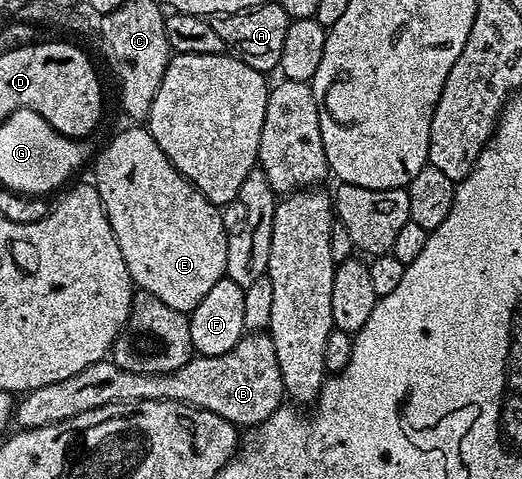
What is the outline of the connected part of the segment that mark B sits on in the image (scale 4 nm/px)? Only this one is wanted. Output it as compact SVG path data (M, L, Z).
M250 332L238 341L232 352L224 352L224 356L191 357L171 374L133 374L121 370L112 360L103 360L84 368L84 372L76 372L76 376L68 376L68 380L23 393L16 406L16 422L19 427L31 430L113 402L140 400L183 402L216 412L216 416L224 416L224 420L239 428L258 426L284 402L276 344L272 344L269 333Z

